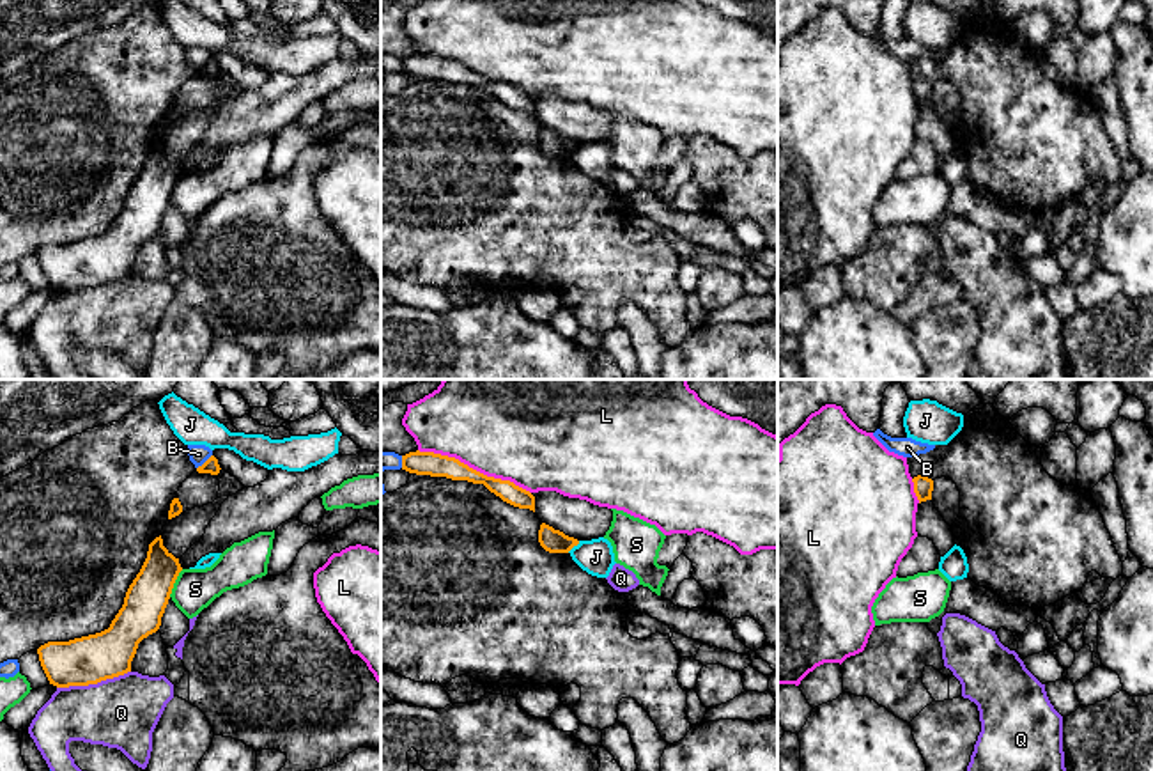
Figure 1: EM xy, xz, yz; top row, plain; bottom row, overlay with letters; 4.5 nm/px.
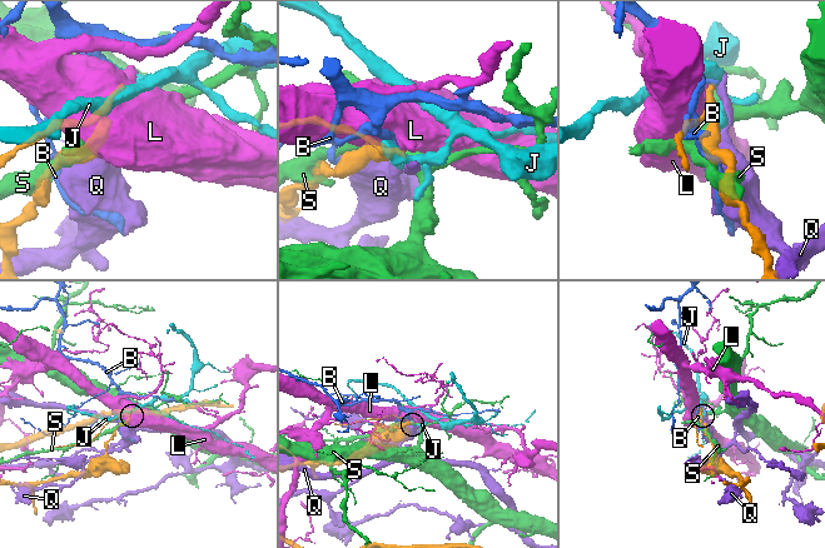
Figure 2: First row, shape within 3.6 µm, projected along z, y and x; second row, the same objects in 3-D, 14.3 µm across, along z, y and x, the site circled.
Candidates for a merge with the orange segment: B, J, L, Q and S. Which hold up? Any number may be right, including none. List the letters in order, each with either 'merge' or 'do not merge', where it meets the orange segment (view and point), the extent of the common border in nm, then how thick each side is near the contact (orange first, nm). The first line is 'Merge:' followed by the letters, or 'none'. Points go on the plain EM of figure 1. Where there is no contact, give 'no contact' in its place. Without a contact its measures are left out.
Merge: none
B: do not merge | xy (206, 64) | 100 nm | 70/90 nm
J: do not merge | xz (572, 149) | 80 nm | 110/160 nm
L: do not merge | xz (475, 73) | 550 nm | 110/380 nm
Q: do not merge | xy (92, 286) | 340 nm | 220/320 nm
S: do not merge | xy (174, 185) | 140 nm | 190/190 nm

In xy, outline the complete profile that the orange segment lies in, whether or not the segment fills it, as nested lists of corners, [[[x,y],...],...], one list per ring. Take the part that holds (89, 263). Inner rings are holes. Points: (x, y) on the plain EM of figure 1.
[[[161,138],[156,140],[108,232],[69,245],[48,245],[37,252],[50,287],[89,289],[131,275],[138,246],[161,229],[181,174],[179,161],[163,149]]]

